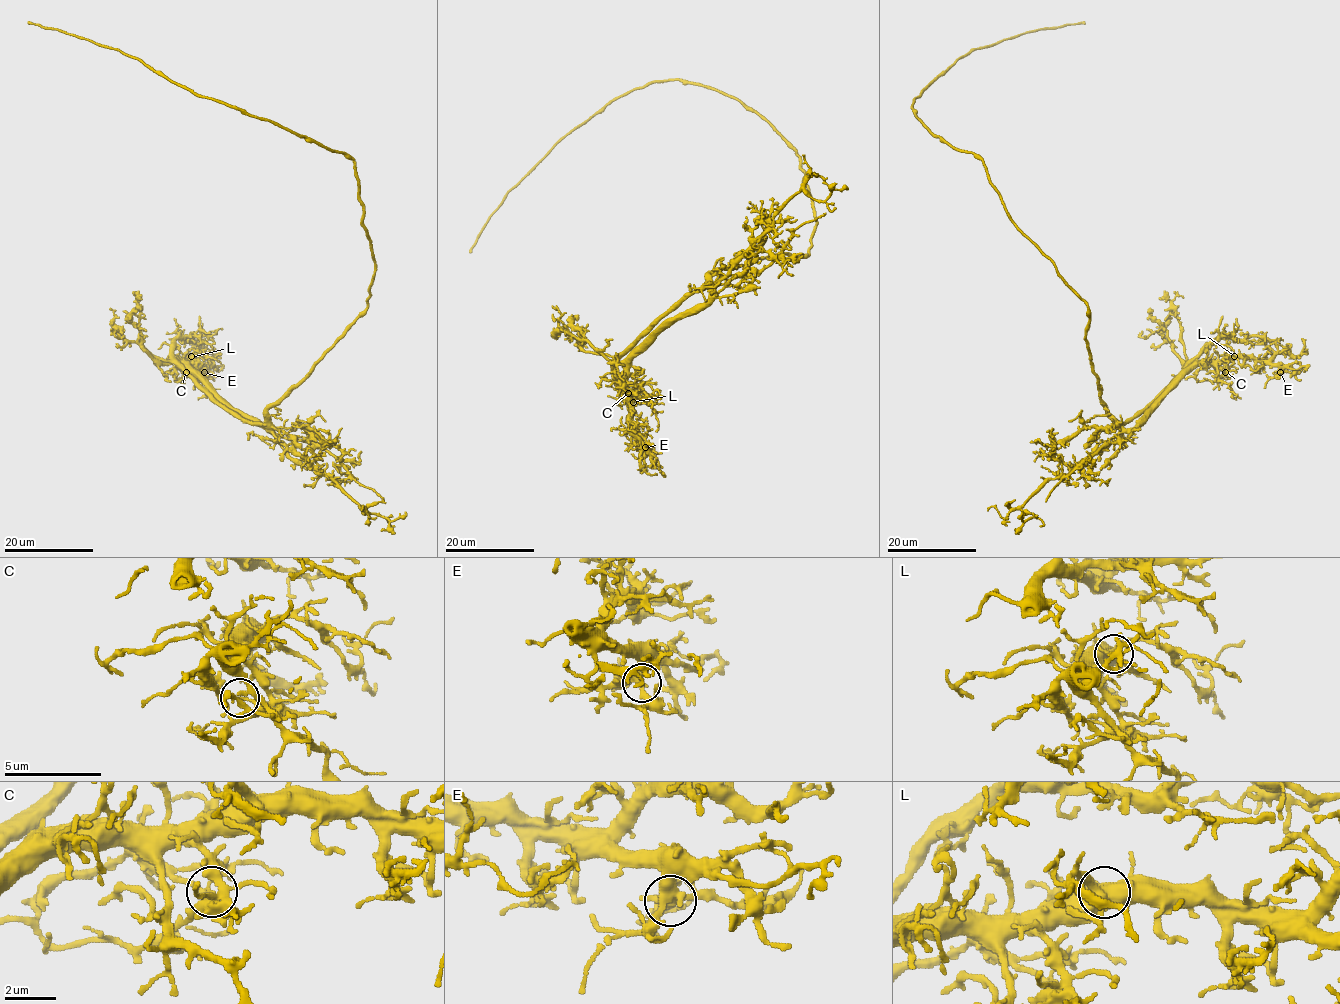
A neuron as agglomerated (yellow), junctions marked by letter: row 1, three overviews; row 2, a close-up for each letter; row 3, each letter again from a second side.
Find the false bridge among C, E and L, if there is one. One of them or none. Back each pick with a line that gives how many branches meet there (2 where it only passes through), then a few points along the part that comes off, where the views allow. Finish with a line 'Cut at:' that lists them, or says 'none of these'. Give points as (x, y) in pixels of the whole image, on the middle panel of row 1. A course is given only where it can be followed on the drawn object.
C: Branches: 4. Course of the part to remove: (627, 393), (631, 392), (617, 369), (615, 353)
Cut at: C

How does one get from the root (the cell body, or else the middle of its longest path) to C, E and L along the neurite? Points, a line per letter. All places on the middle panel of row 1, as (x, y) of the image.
C: (805, 183), (815, 217), (809, 255), (714, 269), (648, 331), (621, 382), (627, 393)
E: (805, 183), (815, 217), (809, 255), (714, 269), (627, 364), (631, 432), (645, 447)
L: (805, 183), (815, 217), (809, 255), (714, 269), (627, 364), (633, 402)

